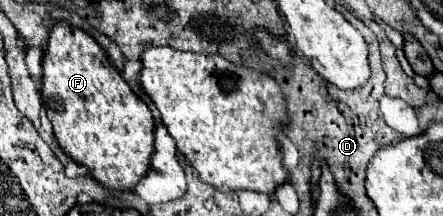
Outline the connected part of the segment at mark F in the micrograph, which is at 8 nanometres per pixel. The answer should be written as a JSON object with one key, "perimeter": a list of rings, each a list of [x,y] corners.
{"perimeter":[[[56,23],[50,31],[42,57],[42,101],[52,123],[60,147],[80,165],[90,169],[90,175],[108,189],[134,189],[146,175],[154,153],[154,119],[148,105],[130,89],[122,73],[108,61],[104,49],[86,31],[74,29],[68,23]]]}

